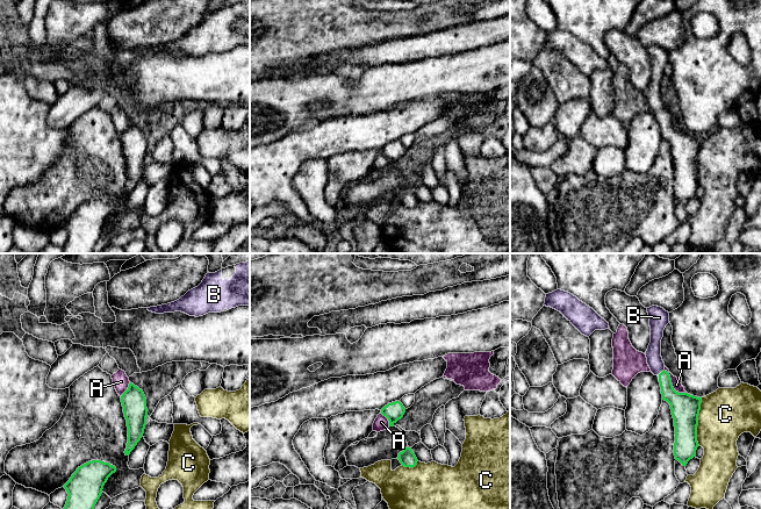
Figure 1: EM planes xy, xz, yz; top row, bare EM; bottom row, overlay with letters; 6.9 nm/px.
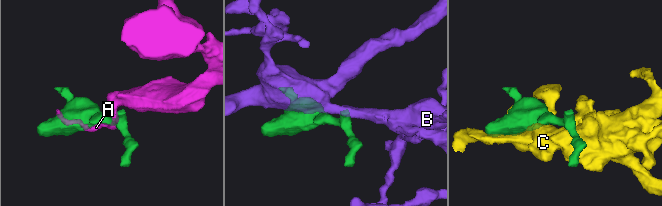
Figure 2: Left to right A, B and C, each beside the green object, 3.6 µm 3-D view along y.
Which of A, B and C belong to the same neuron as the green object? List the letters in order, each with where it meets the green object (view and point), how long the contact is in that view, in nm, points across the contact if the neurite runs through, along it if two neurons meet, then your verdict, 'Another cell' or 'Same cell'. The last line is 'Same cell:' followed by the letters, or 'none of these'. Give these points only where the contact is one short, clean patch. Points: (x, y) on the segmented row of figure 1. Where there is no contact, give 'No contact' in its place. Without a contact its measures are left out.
A: Touches green at yz (672, 385). Shared border 220 nm. Another cell
B: Touches green at yz (661, 372). Shared border 70 nm. Path across: yz (680, 402), (667, 389), (661, 372), (657, 366), (653, 353). Same cell
C: Touches green at yz (697, 422). Shared border 340 nm. Another cell
Same cell: B

